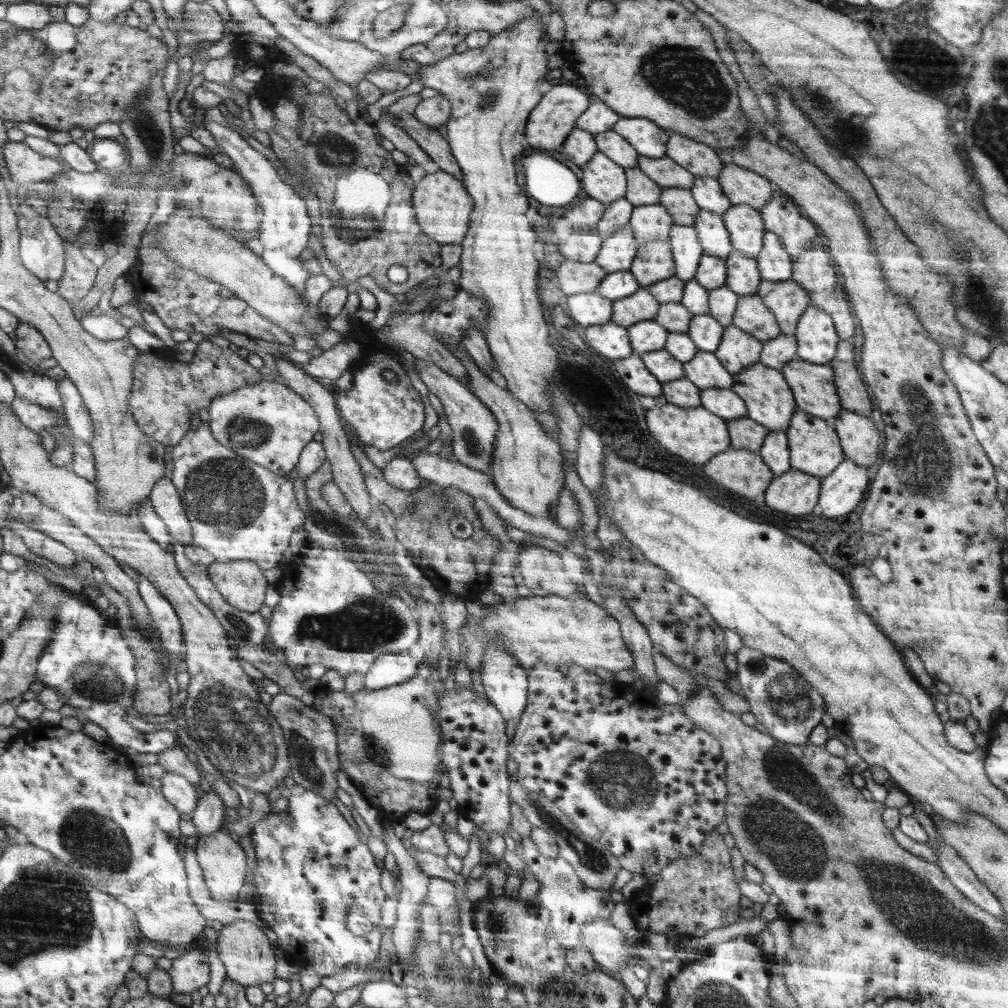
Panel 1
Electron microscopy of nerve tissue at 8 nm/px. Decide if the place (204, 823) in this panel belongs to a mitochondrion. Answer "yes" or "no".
no

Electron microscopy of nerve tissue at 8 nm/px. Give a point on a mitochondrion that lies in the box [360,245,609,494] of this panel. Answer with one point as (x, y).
(471, 442)

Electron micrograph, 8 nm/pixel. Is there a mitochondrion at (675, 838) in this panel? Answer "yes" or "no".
no

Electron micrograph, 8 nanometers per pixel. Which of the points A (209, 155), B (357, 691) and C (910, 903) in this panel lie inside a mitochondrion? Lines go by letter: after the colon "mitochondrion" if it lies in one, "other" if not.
A: other
B: other
C: mitochondrion

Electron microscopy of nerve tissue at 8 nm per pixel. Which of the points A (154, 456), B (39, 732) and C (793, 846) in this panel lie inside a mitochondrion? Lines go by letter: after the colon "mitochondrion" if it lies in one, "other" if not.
A: other
B: other
C: mitochondrion

